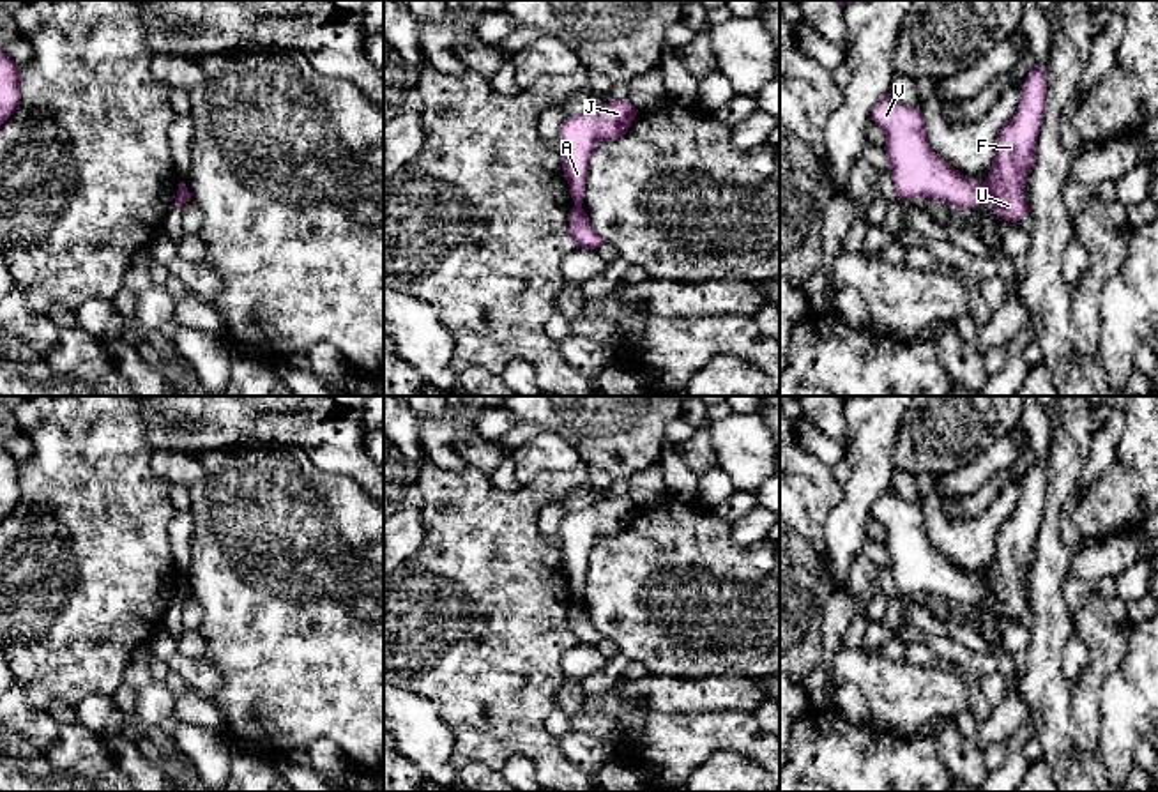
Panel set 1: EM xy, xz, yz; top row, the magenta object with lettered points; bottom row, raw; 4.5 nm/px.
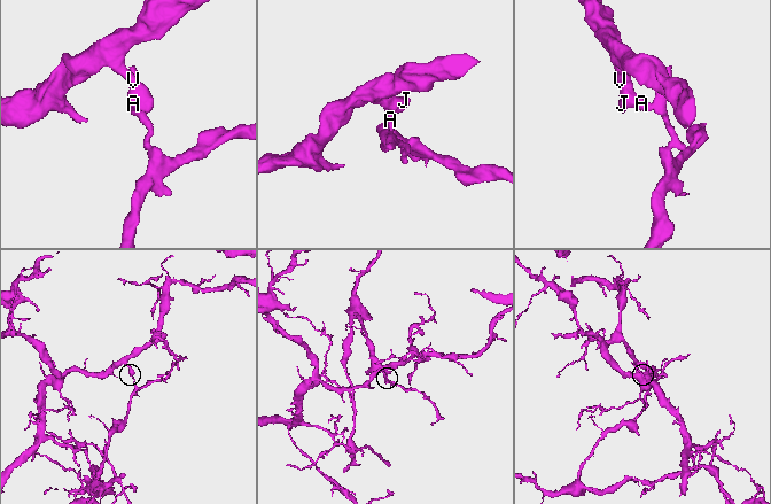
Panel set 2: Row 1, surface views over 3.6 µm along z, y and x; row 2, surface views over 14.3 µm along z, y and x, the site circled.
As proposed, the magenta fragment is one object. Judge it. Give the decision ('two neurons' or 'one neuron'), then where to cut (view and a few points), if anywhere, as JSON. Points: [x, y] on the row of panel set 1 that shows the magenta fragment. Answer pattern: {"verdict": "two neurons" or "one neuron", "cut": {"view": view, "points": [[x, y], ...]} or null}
{"verdict": "two neurons", "cut": {"view": "yz", "points": [[982, 182], [990, 204]]}}

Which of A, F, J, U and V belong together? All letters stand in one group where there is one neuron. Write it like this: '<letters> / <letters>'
A J V / F U

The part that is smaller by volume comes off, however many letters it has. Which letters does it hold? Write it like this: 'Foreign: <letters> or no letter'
Foreign: F, U

